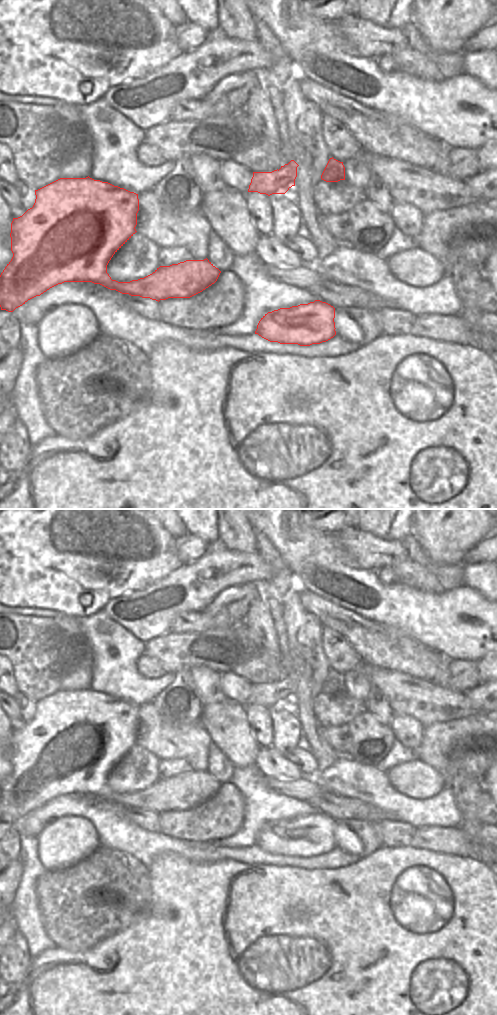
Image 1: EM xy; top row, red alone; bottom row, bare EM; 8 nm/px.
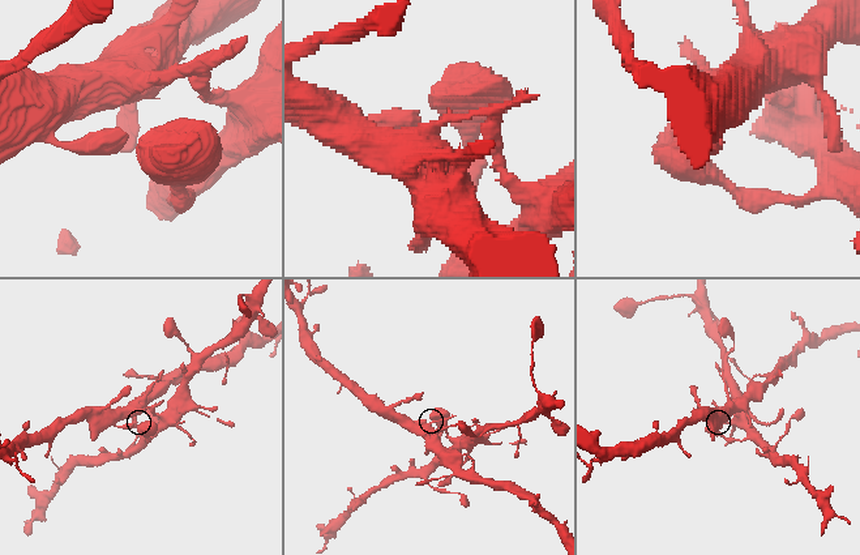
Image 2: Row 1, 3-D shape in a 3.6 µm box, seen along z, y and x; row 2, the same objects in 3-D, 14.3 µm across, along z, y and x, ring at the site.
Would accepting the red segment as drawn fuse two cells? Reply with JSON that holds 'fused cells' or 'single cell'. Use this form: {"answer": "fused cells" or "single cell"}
{"answer": "fused cells"}

